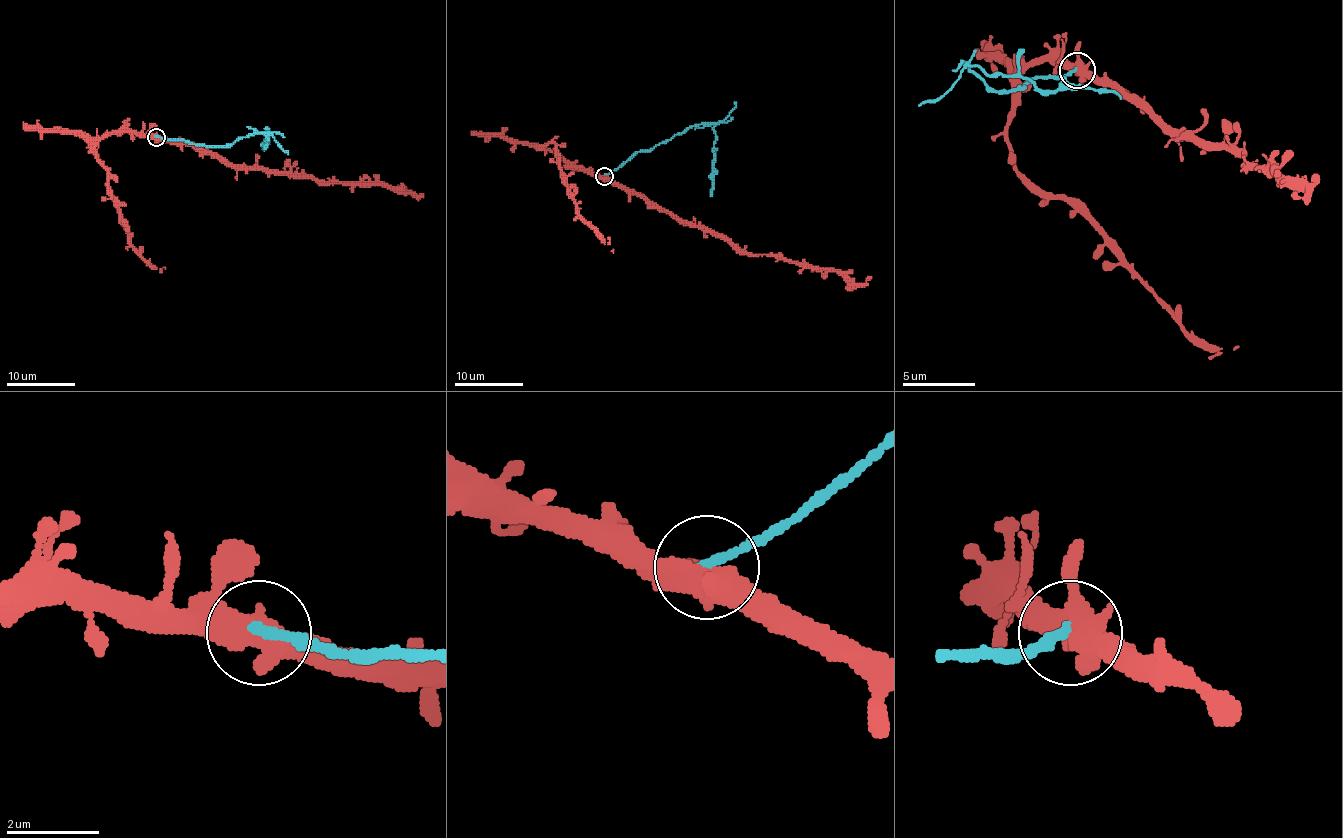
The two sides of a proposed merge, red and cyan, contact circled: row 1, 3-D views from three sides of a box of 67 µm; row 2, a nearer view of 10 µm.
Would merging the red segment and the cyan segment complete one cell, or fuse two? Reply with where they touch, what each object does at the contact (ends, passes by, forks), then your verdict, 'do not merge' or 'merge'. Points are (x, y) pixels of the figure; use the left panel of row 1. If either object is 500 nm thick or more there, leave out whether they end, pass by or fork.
(156, 137) | do not merge

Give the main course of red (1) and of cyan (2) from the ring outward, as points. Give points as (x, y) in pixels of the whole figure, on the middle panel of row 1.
1: (604, 175), (683, 220), (722, 234), (748, 252), (833, 268), (856, 283), (864, 283), (871, 276)
2: (604, 175), (638, 151), (650, 151), (690, 128), (709, 124), (715, 134), (712, 196)

